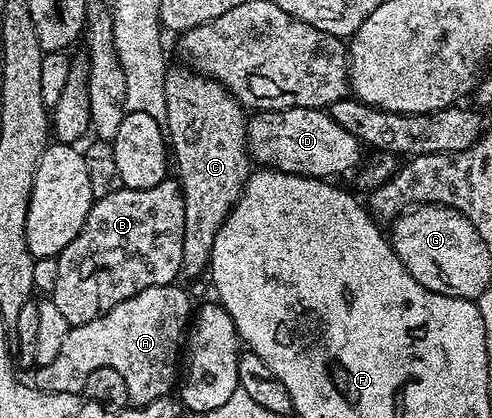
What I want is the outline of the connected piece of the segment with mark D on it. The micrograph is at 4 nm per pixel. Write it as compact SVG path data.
M292 107L255 112L246 123L246 152L250 154L251 162L268 169L279 169L282 173L295 173L301 177L334 179L337 173L359 168L358 160L364 146L348 135L326 109Z

